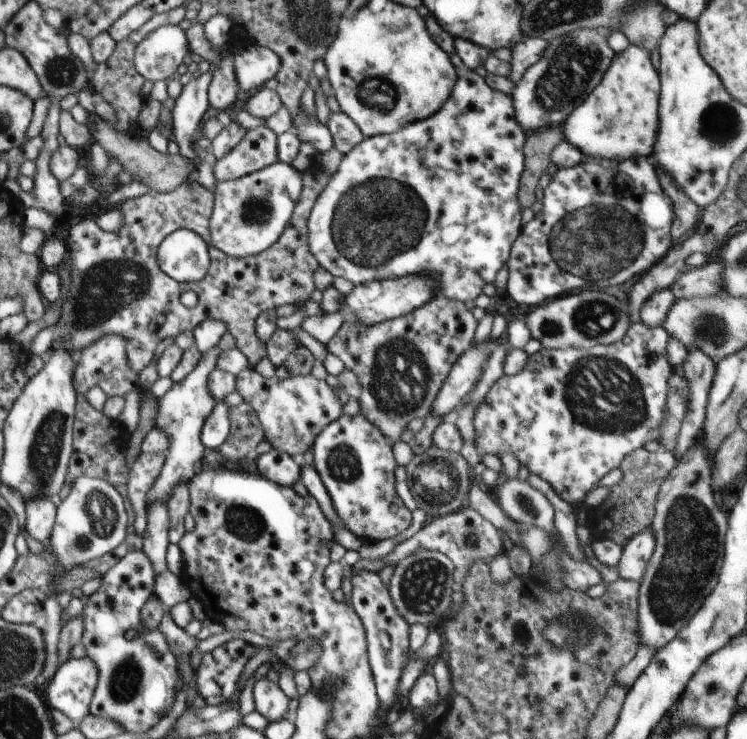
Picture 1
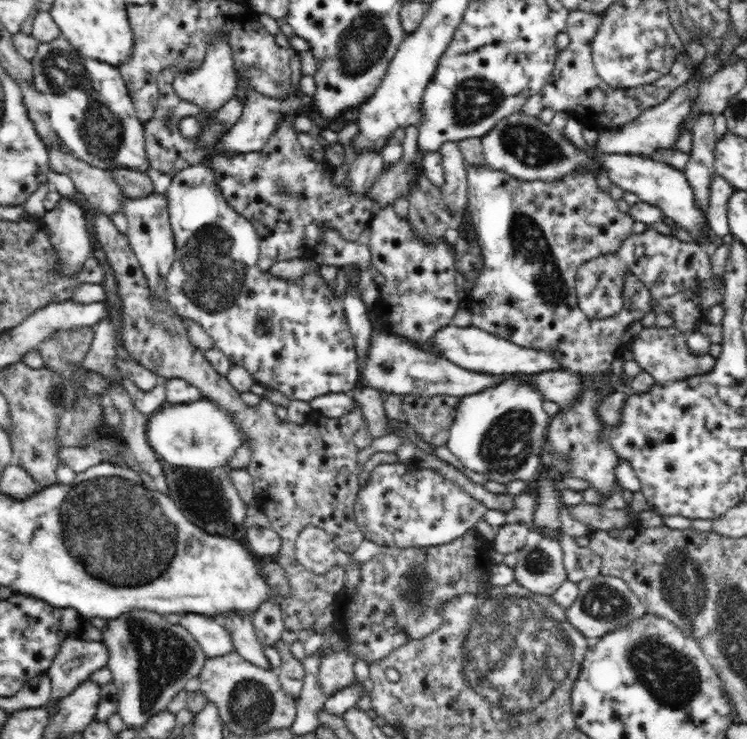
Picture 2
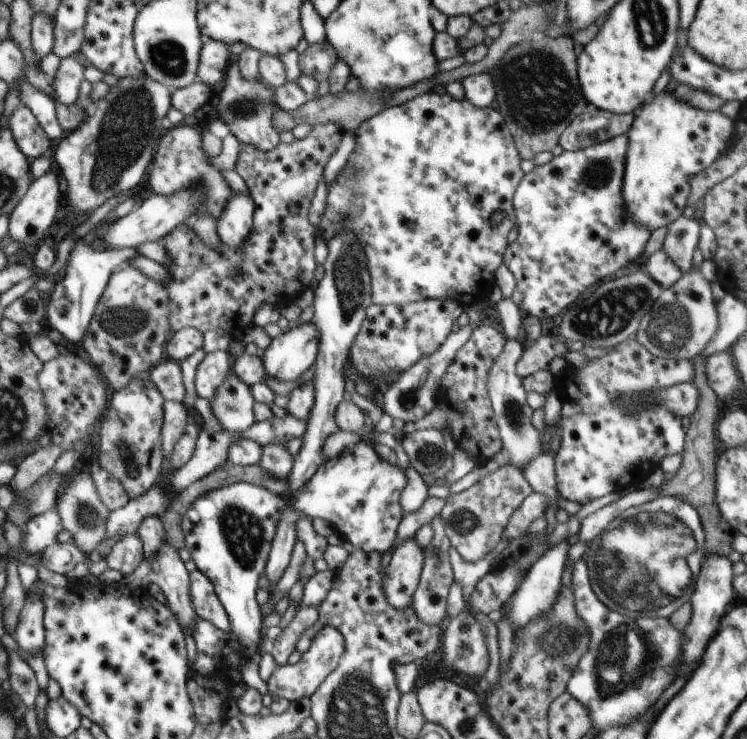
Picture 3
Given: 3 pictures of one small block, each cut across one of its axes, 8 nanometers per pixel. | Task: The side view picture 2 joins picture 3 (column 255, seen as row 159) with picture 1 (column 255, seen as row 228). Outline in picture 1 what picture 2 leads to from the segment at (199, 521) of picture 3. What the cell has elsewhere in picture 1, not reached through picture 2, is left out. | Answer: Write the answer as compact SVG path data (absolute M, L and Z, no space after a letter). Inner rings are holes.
M268 677L255 682L253 692L255 710L269 723L275 723L284 718L291 717L288 714L290 699L281 689L280 683L274 683Z

